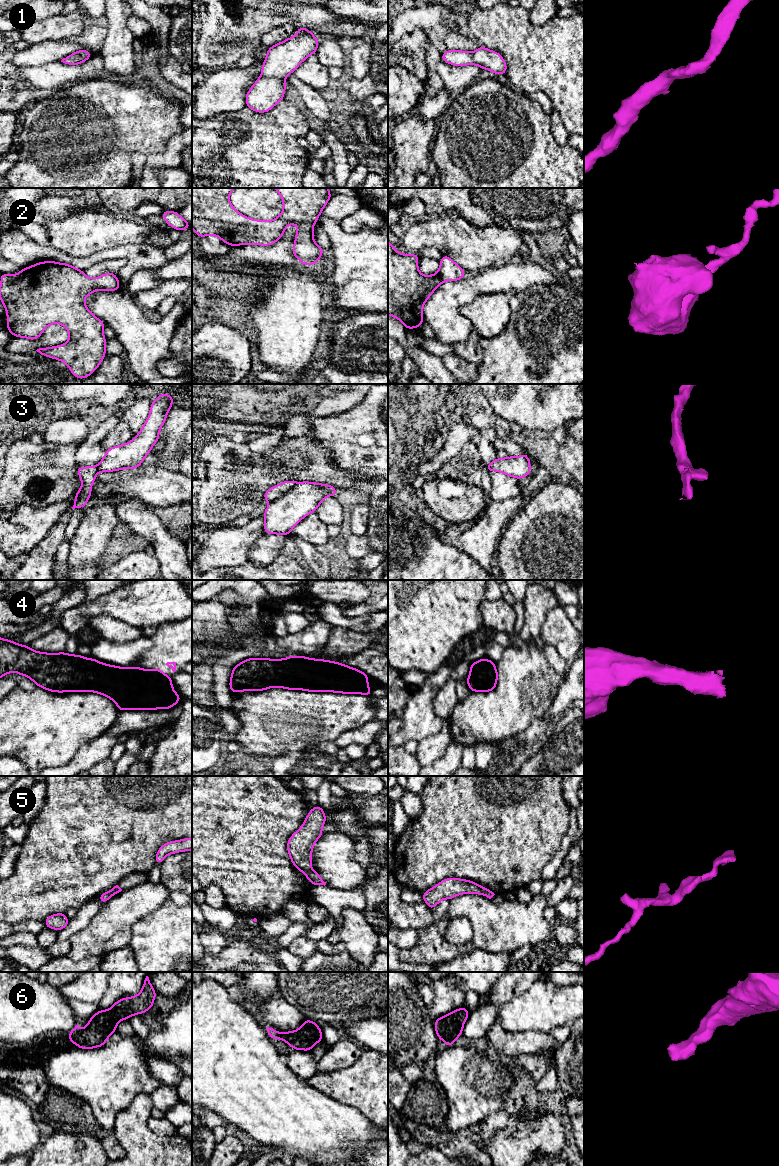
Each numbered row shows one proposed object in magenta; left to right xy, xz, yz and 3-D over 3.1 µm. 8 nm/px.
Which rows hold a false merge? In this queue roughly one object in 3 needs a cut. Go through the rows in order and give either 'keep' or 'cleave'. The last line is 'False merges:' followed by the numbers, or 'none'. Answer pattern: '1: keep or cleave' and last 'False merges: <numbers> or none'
1: keep
2: keep
3: cleave
4: keep
5: keep
6: keep
False merges: 3

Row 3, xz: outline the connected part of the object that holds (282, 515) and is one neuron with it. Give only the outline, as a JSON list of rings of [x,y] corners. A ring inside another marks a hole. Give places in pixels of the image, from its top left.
[[[296,482],[294,487],[279,499],[270,502],[264,512],[266,534],[287,536],[308,514],[316,512],[322,501],[336,496],[337,489],[332,485],[315,482]]]

